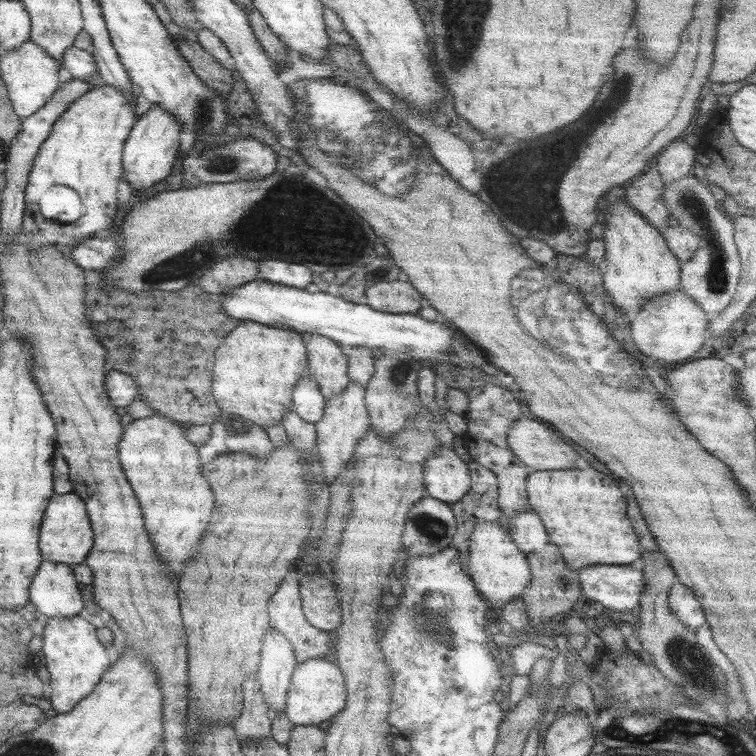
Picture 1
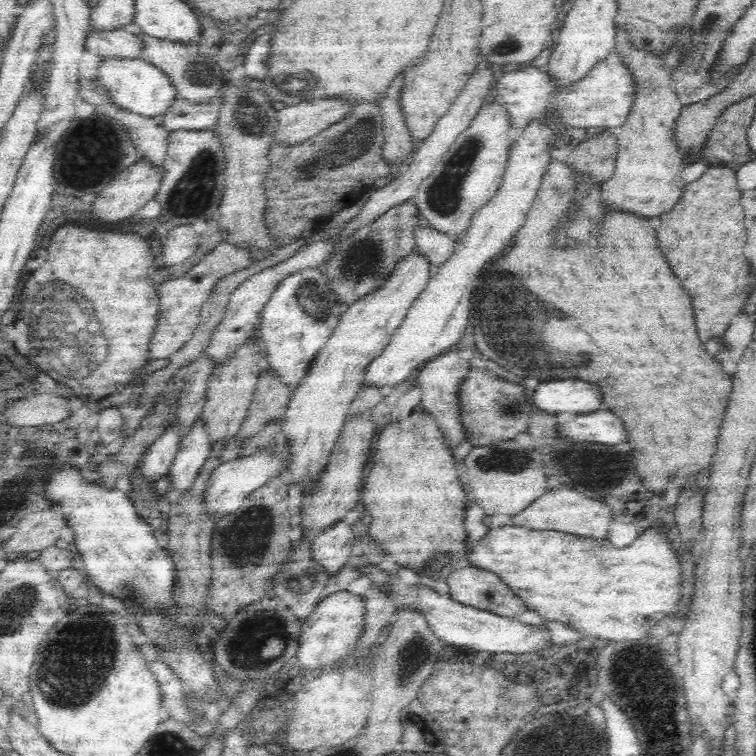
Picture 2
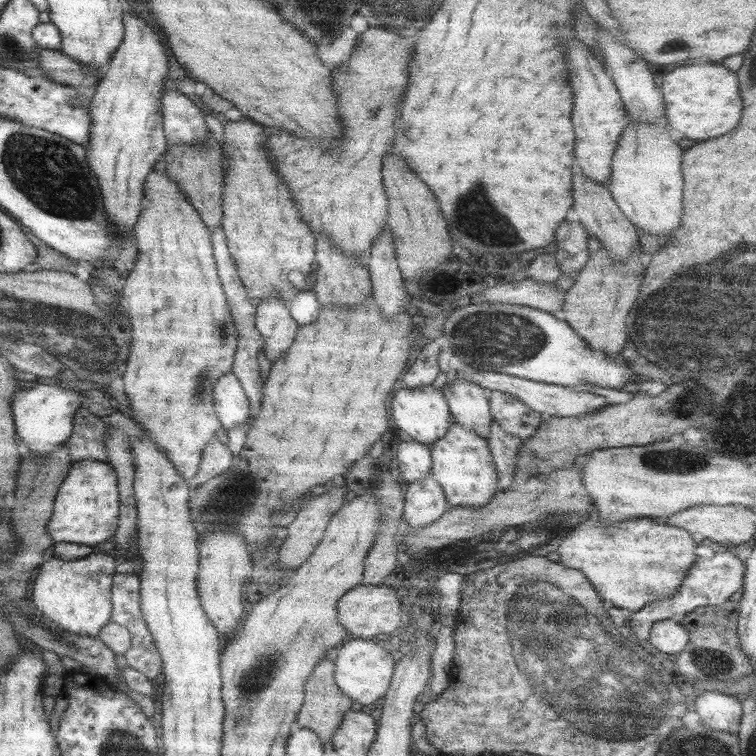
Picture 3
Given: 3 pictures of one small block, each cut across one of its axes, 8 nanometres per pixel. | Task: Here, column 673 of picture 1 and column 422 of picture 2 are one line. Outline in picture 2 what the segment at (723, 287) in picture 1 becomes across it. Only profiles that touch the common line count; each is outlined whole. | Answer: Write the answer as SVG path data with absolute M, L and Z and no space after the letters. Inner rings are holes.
M486 102L472 120L472 124L456 138L456 142L434 166L434 172L416 188L412 200L420 218L426 220L428 228L452 238L454 248L470 230L472 220L478 216L478 210L482 210L502 188L502 174L506 170L512 144L514 132L510 130L510 118L506 116L506 108L502 108L502 104Z

